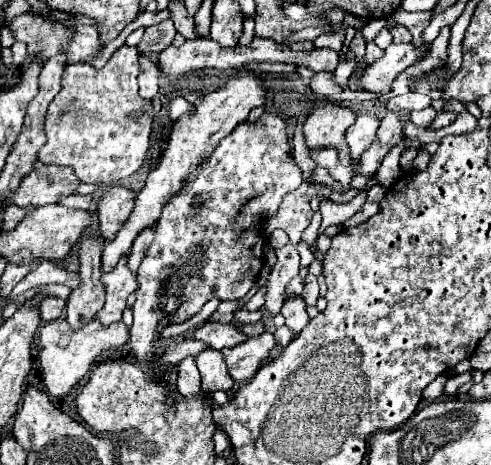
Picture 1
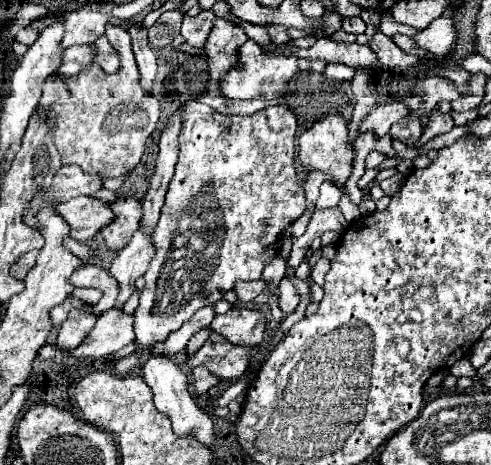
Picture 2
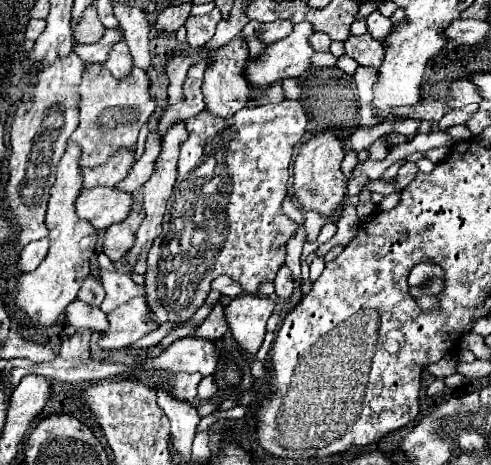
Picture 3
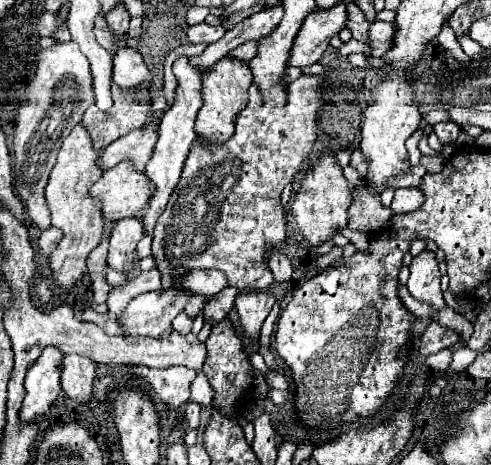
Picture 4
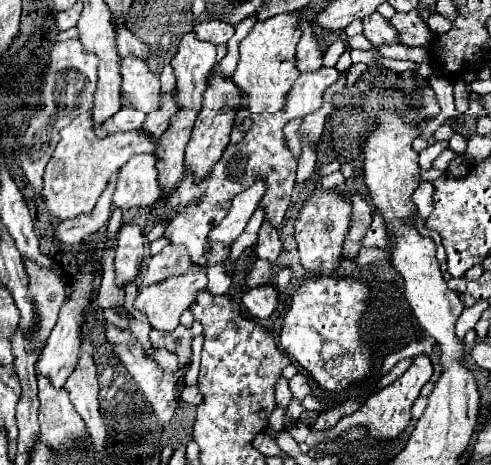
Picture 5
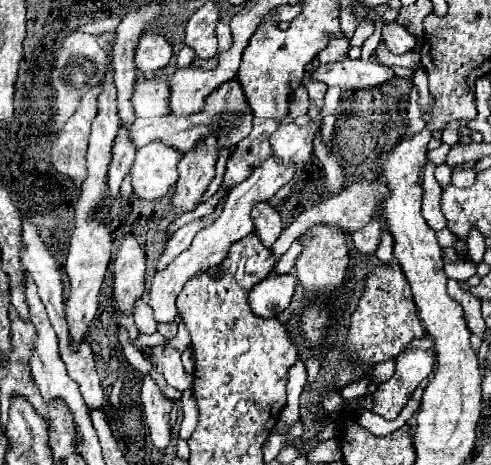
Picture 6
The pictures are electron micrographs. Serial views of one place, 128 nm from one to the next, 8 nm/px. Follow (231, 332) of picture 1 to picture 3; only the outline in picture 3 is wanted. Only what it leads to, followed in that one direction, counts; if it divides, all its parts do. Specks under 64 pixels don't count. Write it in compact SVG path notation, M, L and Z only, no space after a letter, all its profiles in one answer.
M258 294L238 296L230 300L230 304L224 308L224 316L234 340L250 354L258 352L272 310L274 310L274 302Z

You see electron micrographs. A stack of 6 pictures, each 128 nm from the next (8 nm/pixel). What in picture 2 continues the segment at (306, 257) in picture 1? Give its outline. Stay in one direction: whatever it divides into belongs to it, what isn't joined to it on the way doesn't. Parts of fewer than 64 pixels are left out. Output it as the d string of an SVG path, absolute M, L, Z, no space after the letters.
M306 210L302 217L300 217L293 223L293 225L291 225L291 234L297 238L303 235L306 231L306 226L308 225L311 216L312 213Z

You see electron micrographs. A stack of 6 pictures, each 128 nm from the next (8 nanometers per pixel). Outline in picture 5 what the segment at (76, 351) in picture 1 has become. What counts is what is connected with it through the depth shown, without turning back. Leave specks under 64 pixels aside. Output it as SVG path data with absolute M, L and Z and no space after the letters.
M194 266L188 274L182 274L182 276L172 276L160 284L152 284L148 288L142 288L140 294L136 296L134 300L134 308L144 312L146 318L148 318L148 324L156 330L162 330L162 332L172 332L178 322L180 322L180 316L182 312L192 304L192 300L196 298L196 292L200 290L206 290L206 268L204 266Z

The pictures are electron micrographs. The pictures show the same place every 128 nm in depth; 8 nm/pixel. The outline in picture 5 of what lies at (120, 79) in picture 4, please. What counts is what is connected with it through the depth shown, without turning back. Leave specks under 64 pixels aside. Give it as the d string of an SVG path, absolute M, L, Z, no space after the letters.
M126 56L120 60L120 74L122 74L122 94L128 96L130 104L142 112L152 112L160 106L160 80L148 70L148 64L138 56Z

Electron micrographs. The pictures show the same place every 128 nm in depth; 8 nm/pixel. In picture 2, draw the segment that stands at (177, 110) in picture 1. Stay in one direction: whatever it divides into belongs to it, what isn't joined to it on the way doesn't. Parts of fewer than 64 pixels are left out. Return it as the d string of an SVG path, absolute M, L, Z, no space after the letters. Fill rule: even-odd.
M190 100L184 104L184 112L180 114L180 156L178 156L178 164L176 164L176 172L174 178L170 182L168 194L166 194L166 202L162 208L162 216L160 222L152 234L152 246L156 250L144 280L146 286L140 294L140 304L134 310L134 332L136 332L136 352L142 350L150 350L154 348L158 342L164 342L168 338L170 332L176 332L184 322L188 322L196 310L200 310L206 304L214 304L218 300L224 298L224 294L228 290L234 290L234 282L238 280L260 280L264 268L272 262L272 258L278 254L276 248L280 248L280 232L286 232L286 228L290 228L290 224L294 222L294 218L300 218L304 212L304 188L302 182L298 178L298 170L296 170L296 156L294 156L294 138L296 138L296 116L286 108L286 106L268 106L252 116L228 116L228 114L220 114L214 108L198 102L198 100ZM150 356L144 364L142 364L142 378L144 382L150 386L152 394L154 394L154 404L158 408L158 412L166 412L172 420L172 428L176 434L188 434L192 432L196 439L206 447L211 447L216 438L214 432L214 420L208 412L204 412L202 408L196 406L192 392L190 392L190 378L188 372L182 370L176 362L172 362L166 356Z

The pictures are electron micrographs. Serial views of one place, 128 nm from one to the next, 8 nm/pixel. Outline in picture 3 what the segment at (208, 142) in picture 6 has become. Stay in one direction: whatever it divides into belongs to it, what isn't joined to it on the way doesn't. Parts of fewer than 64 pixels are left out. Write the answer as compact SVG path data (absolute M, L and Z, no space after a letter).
M238 34L228 44L220 46L216 50L210 50L208 60L210 60L210 64L208 64L208 70L204 74L204 84L202 84L206 108L214 116L228 118L234 112L238 112L240 108L244 108L244 104L250 98L250 88L248 88L248 82L246 82L246 76L244 76L244 68L246 68L246 62L248 62L248 46L246 46L244 36Z

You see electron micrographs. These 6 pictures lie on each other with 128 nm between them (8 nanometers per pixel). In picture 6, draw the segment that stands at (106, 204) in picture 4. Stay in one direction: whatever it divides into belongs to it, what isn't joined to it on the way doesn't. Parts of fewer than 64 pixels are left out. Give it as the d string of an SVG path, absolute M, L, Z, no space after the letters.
M152 142L140 148L130 170L134 194L142 200L158 200L166 196L178 180L176 164L180 158L182 154L178 150L168 148L162 142Z

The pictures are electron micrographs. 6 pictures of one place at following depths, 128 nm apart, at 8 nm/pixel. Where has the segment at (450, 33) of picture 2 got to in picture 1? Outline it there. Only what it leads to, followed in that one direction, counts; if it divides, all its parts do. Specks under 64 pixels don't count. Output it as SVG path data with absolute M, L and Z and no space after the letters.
M390 44L384 50L384 56L378 62L366 66L360 74L362 90L374 94L390 92L396 76L404 72L408 66L412 66L418 54L420 50L416 50L412 44Z

